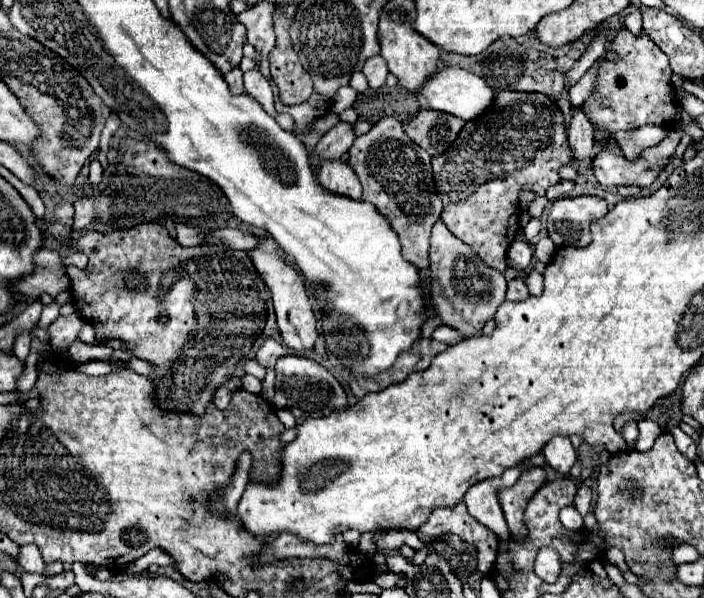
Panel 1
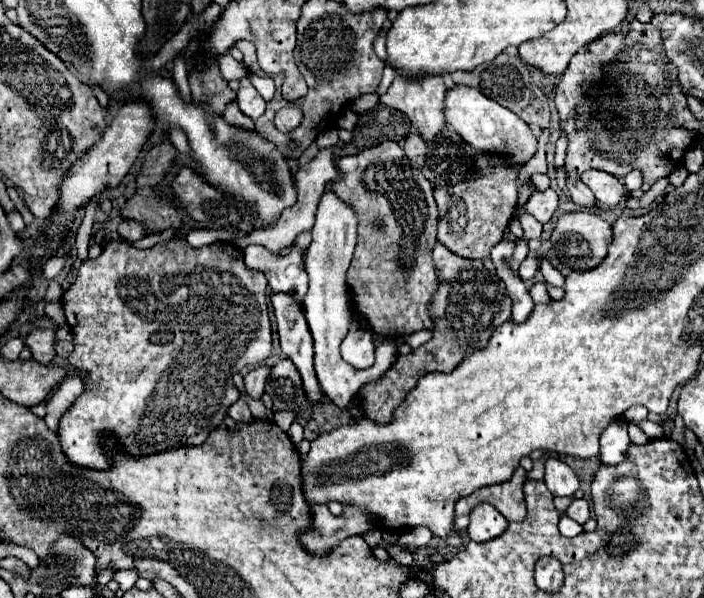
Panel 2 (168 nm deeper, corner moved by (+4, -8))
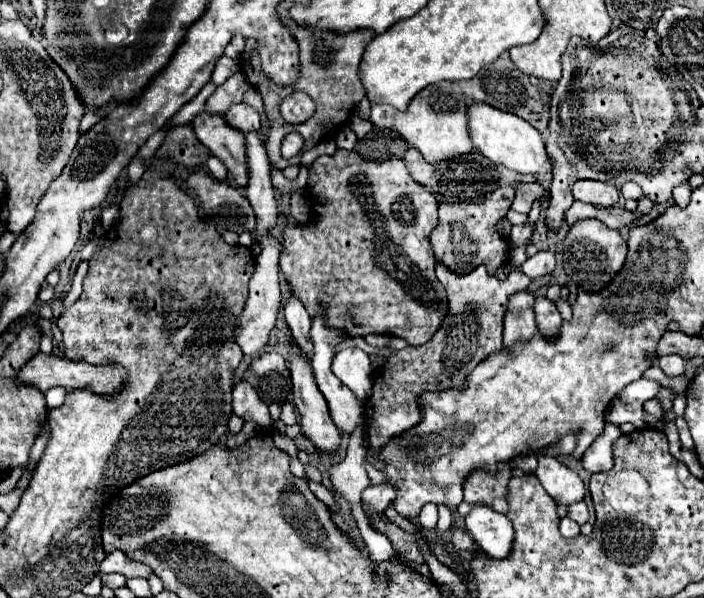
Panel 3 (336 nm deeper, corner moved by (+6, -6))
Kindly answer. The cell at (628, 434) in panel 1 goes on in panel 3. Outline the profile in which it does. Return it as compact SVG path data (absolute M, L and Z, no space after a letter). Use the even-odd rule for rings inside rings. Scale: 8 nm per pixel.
M607 424L605 432L589 446L589 450L585 450L585 454L581 458L581 464L589 474L609 472L613 468L611 446L619 436L621 436L619 426L617 424Z

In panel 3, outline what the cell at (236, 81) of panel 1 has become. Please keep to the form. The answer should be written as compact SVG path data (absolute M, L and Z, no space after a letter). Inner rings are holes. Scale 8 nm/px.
M257 132L245 134L245 138L247 138L247 158L249 158L249 184L245 188L245 196L249 198L257 214L255 238L265 238L265 234L269 234L269 230L277 224L279 216L269 176L269 158Z

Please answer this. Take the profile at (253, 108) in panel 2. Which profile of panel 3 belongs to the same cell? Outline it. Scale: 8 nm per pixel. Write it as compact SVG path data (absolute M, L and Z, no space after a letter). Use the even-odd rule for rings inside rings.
M245 104L231 106L231 110L225 114L225 122L243 134L259 130L259 114Z

